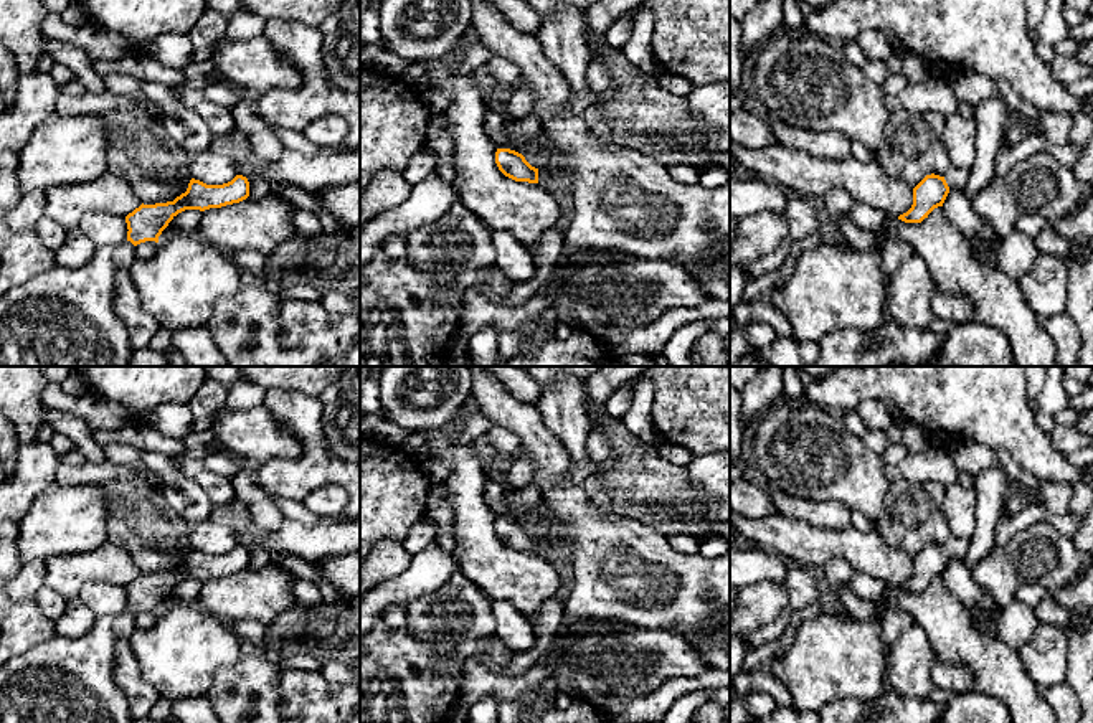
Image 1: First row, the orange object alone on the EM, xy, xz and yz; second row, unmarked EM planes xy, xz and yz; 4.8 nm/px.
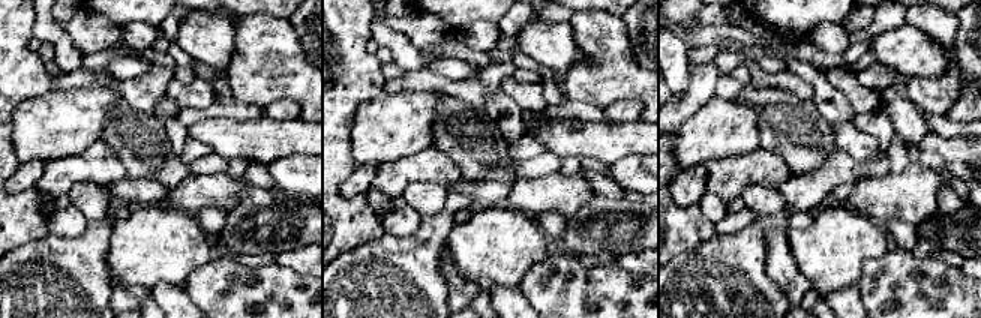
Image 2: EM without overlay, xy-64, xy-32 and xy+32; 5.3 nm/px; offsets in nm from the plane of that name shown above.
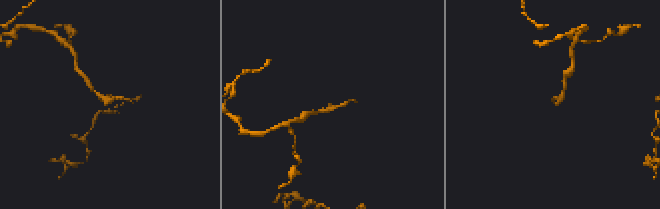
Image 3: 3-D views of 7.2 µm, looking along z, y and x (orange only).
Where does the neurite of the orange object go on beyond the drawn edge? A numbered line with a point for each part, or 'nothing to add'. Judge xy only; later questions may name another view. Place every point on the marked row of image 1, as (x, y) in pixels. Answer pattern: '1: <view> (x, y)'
1: xy (65, 317)

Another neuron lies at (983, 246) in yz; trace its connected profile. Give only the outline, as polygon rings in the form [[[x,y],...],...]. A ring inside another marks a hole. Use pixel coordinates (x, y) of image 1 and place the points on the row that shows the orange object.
[[[982,218],[982,233],[977,239],[969,241],[972,253],[987,266],[996,264],[996,253],[992,251],[996,233],[987,220]]]

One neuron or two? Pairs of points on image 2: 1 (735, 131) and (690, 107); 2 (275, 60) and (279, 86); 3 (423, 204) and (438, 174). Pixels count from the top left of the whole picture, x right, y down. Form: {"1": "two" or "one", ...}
{"1": "two", "2": "one", "3": "two"}

